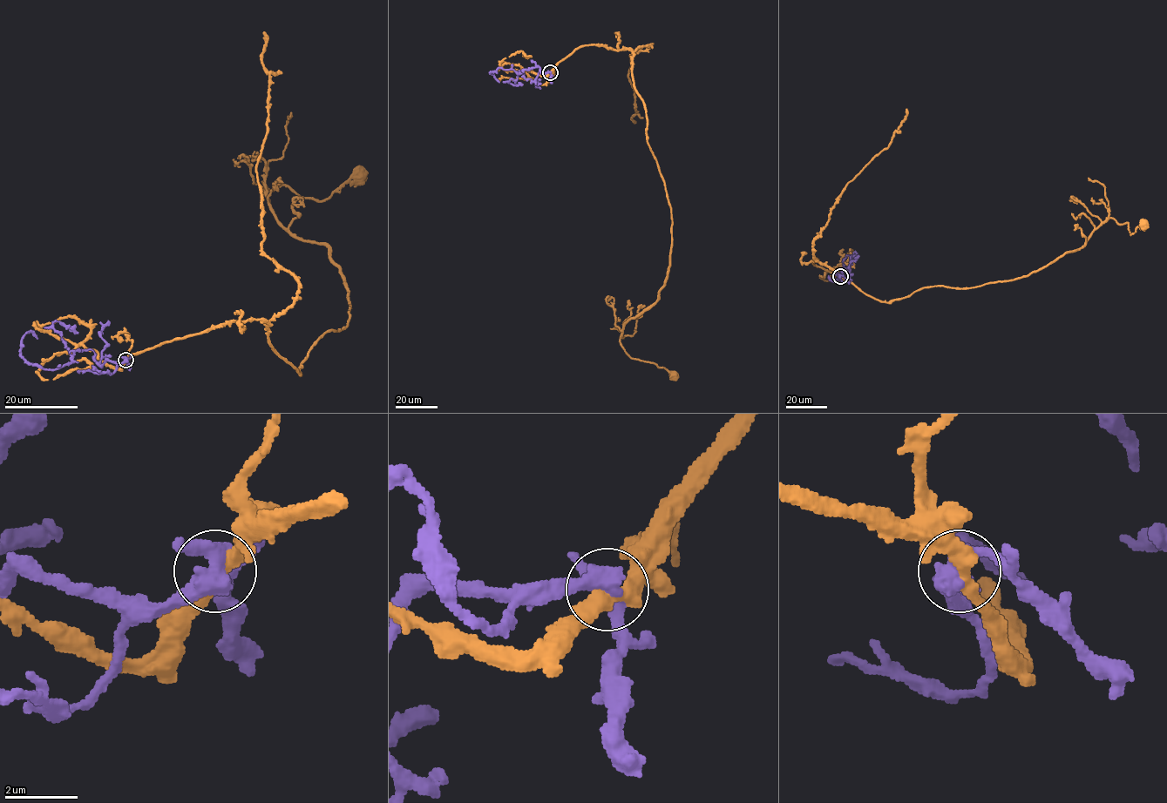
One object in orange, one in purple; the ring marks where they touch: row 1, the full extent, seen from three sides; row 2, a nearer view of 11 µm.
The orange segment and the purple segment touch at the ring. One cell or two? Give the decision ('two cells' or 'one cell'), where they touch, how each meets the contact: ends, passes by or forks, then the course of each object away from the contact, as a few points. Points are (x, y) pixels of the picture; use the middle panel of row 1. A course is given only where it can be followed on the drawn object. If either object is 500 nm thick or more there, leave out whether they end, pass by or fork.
two cells; at (550, 72); orange passes by; purple forks there; orange runs (550, 72), (586, 45), (633, 54), (671, 246), (660, 298), (627, 322), (620, 343), (673, 375); purple runs (550, 72), (539, 72), (532, 81), (521, 71), (498, 68), (490, 73), (499, 82)

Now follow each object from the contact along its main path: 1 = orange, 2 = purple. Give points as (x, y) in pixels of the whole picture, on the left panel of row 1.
1: (126, 360), (261, 319), (300, 374), (345, 327), (349, 293), (262, 182), (325, 200), (359, 175)
2: (126, 360), (100, 365), (92, 350), (76, 350), (71, 362), (43, 369), (21, 355), (27, 333), (37, 339)

